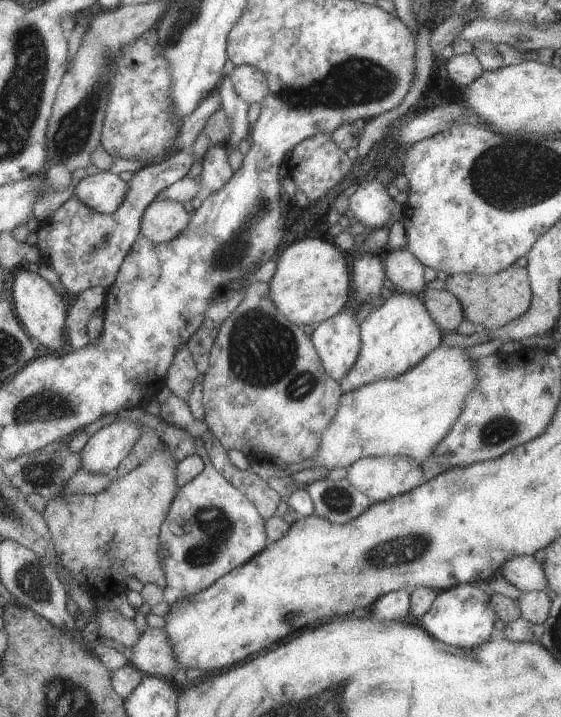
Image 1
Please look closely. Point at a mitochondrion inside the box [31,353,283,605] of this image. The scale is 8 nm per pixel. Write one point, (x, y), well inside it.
(213, 525)

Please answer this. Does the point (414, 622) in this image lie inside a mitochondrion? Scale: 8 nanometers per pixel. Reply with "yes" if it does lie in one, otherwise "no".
no

